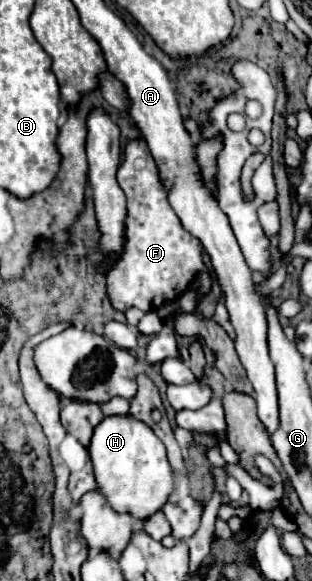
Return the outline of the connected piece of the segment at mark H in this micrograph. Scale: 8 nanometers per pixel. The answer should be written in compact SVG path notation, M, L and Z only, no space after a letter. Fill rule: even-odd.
M109 415L95 429L89 445L99 491L115 511L127 511L141 521L159 511L173 491L173 471L167 461L163 441L149 425L127 415Z

